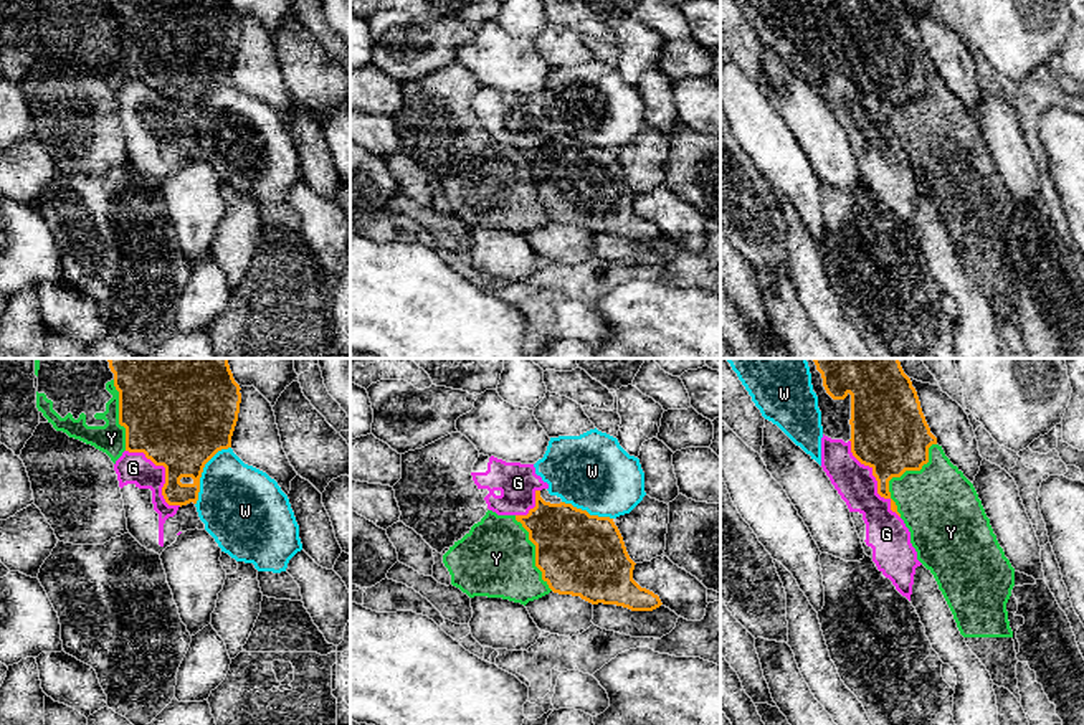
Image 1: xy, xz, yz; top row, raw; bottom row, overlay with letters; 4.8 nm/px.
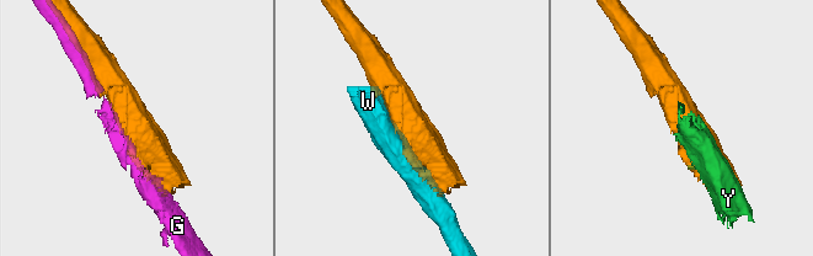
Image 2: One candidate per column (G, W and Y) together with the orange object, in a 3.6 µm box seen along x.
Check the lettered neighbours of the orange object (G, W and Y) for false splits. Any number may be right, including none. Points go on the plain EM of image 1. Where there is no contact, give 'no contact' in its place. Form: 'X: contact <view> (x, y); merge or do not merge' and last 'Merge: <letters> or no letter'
G: contact yz (876, 109); do not merge
W: contact xy (202, 101); do not merge
Y: contact yz (901, 104); do not merge
Merge: no letter

